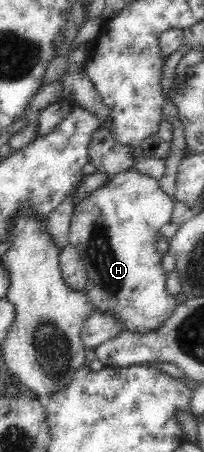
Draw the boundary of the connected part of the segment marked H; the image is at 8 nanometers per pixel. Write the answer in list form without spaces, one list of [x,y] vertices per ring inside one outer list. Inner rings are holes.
[[[131,167],[125,173],[119,172],[108,184],[100,187],[93,195],[84,199],[82,202],[74,207],[72,218],[70,221],[70,230],[68,235],[68,243],[74,245],[79,252],[80,258],[85,264],[88,281],[85,292],[90,299],[90,303],[95,308],[95,311],[110,313],[116,315],[121,321],[124,321],[124,329],[129,331],[138,331],[140,334],[147,333],[151,329],[157,329],[159,325],[163,325],[163,321],[167,317],[171,317],[173,309],[175,309],[176,302],[174,296],[169,296],[166,289],[166,277],[163,270],[162,257],[155,252],[155,237],[159,233],[159,229],[171,222],[171,214],[173,213],[173,201],[167,193],[161,190],[157,180],[155,178],[143,175],[140,171],[137,171],[134,167]]]

